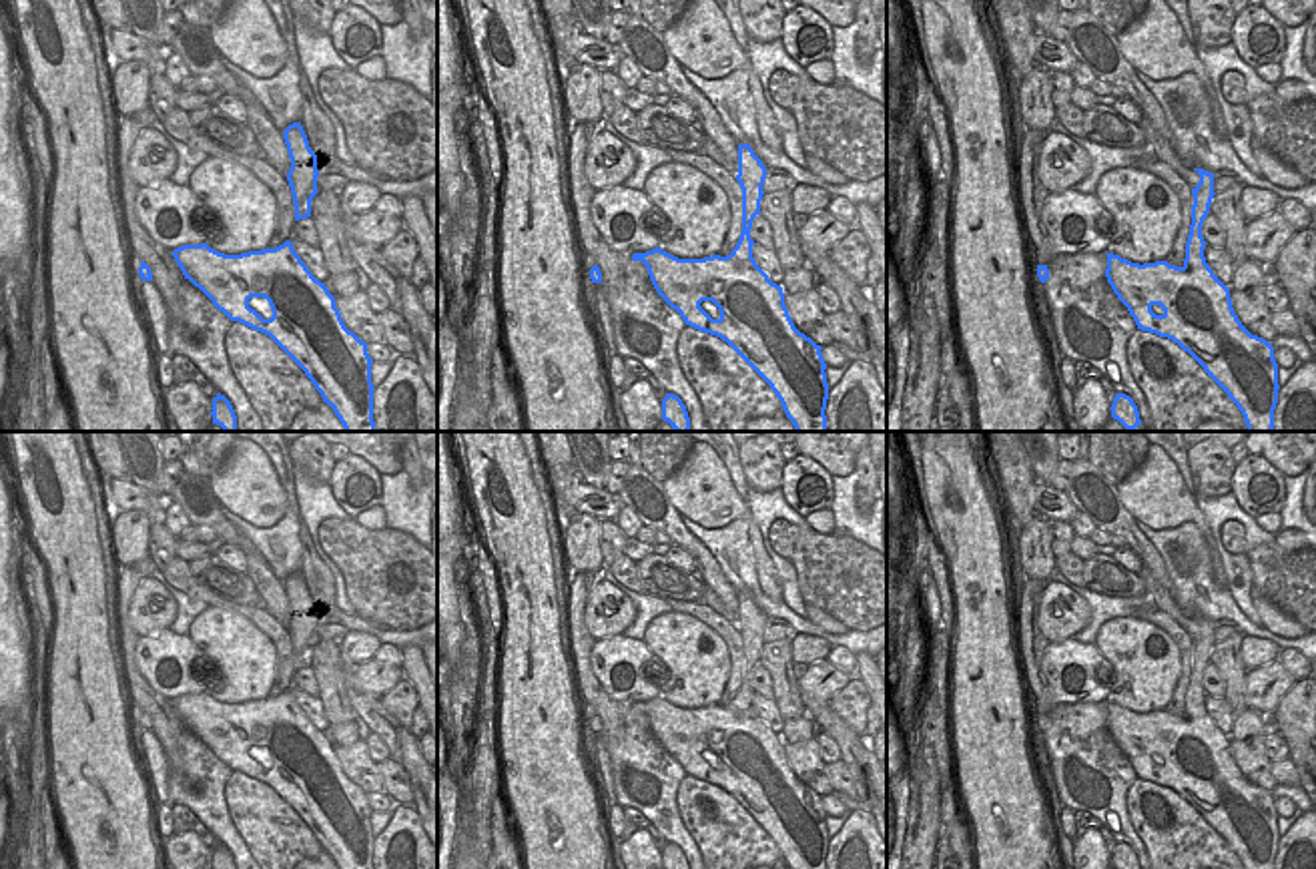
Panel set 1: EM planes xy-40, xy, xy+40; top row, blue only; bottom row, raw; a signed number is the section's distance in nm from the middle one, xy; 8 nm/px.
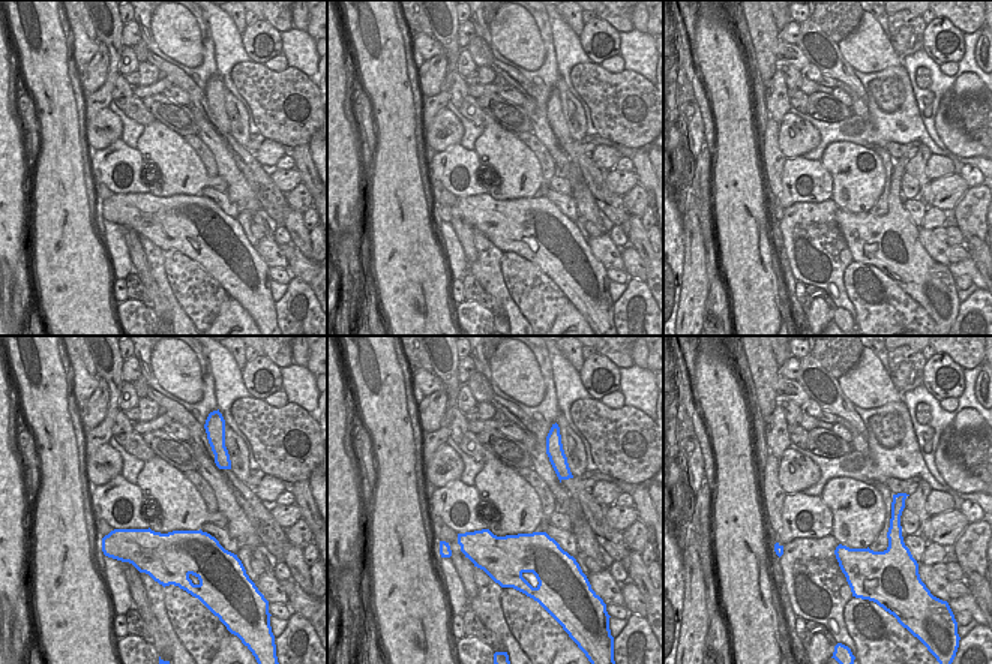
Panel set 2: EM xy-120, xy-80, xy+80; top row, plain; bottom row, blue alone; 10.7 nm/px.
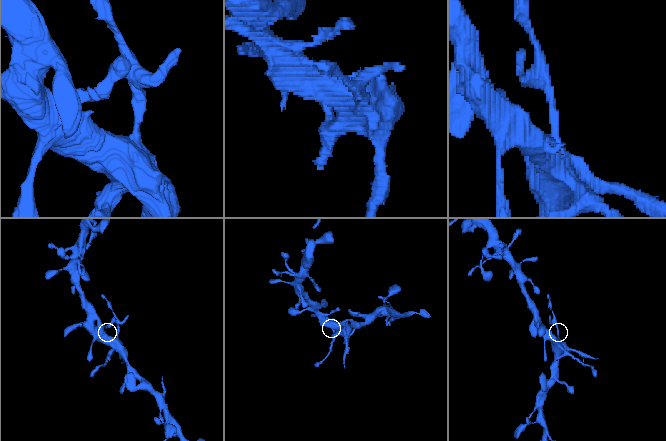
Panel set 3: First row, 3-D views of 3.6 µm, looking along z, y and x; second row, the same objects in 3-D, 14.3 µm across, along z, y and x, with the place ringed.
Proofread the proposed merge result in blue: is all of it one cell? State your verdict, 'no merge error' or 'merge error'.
merge error

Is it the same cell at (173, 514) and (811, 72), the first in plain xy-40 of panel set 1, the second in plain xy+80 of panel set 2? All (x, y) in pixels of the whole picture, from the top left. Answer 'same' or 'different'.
same

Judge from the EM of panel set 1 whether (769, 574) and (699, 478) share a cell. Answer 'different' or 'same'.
same

